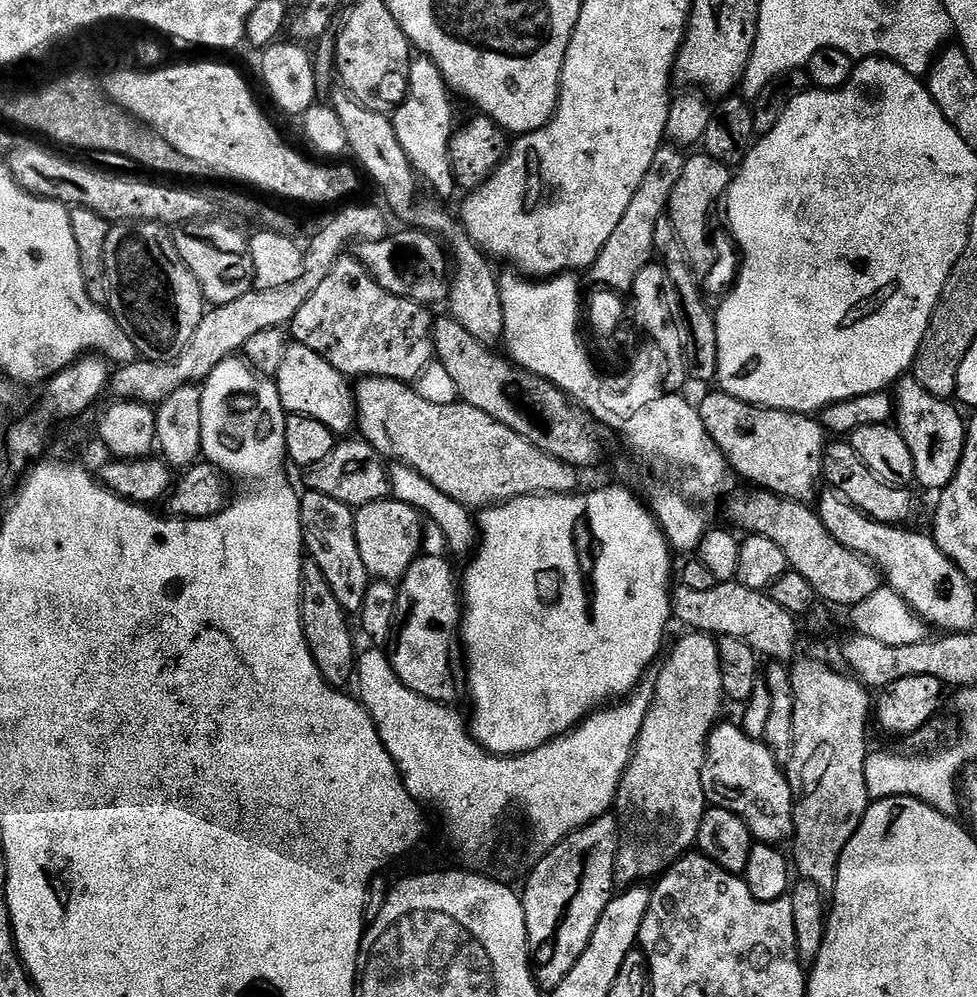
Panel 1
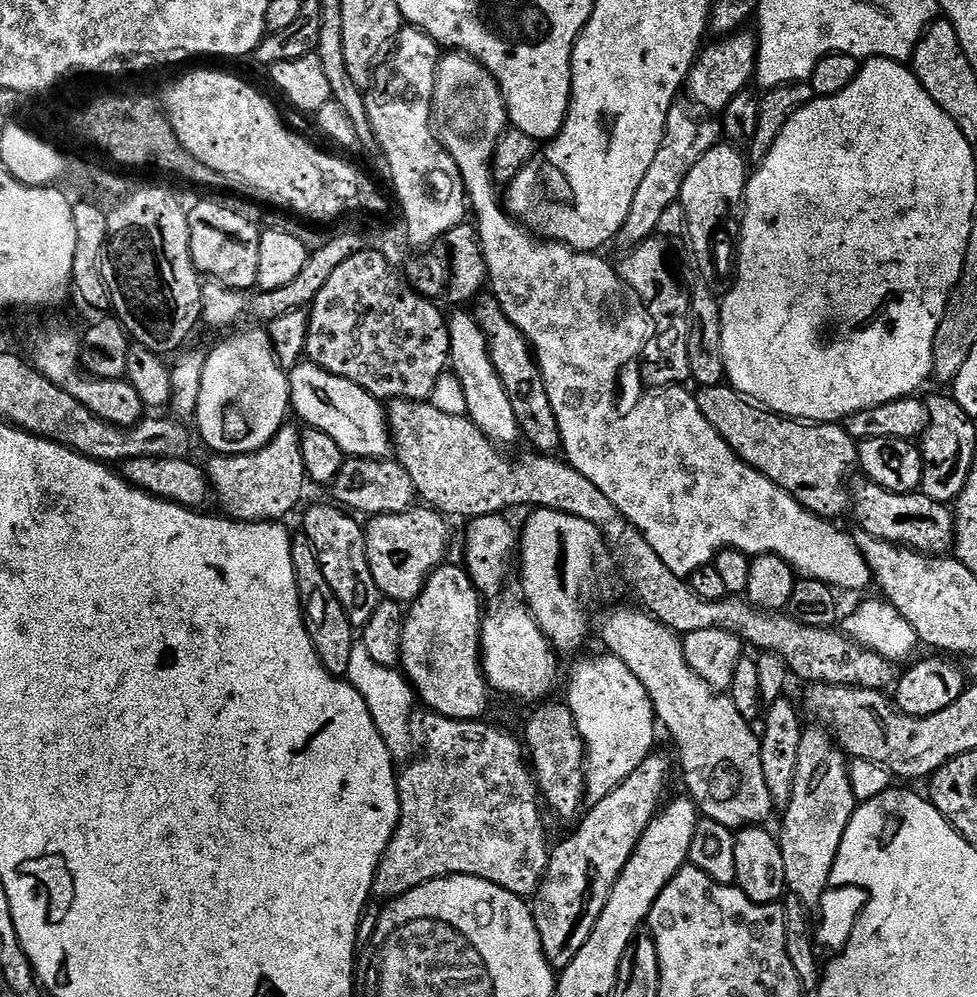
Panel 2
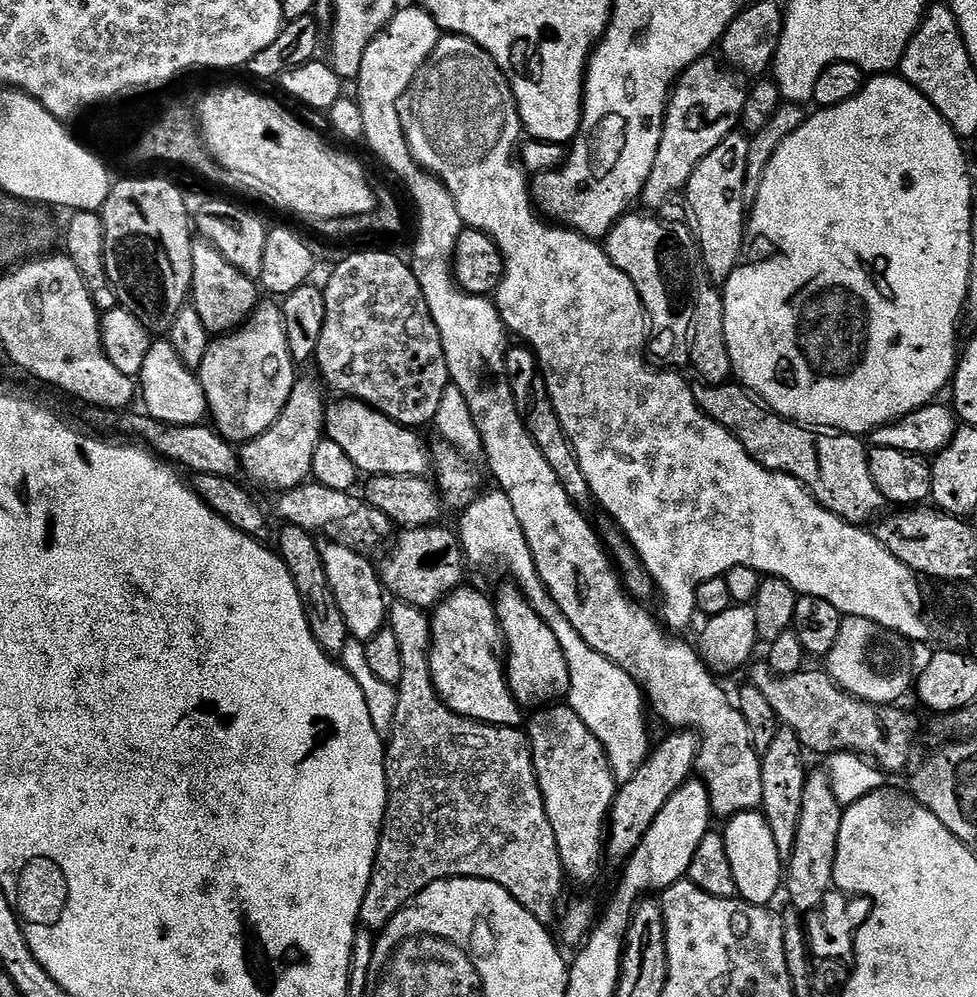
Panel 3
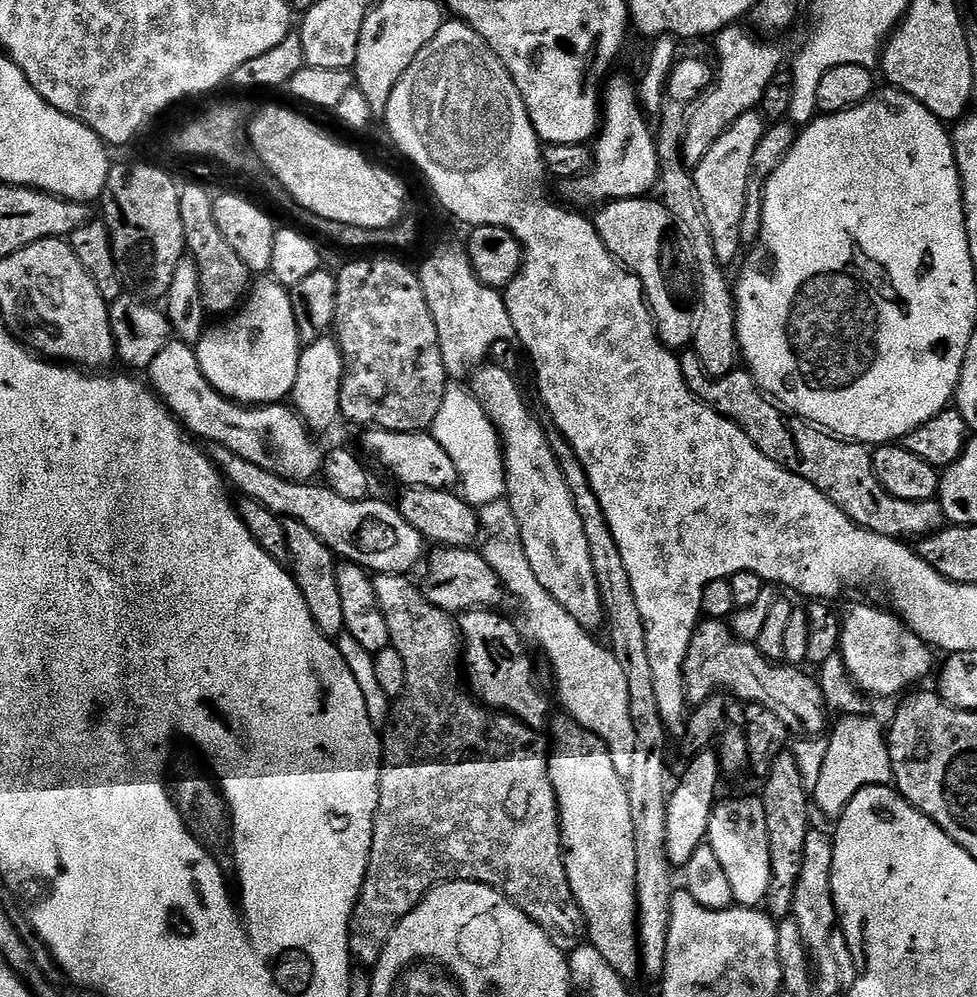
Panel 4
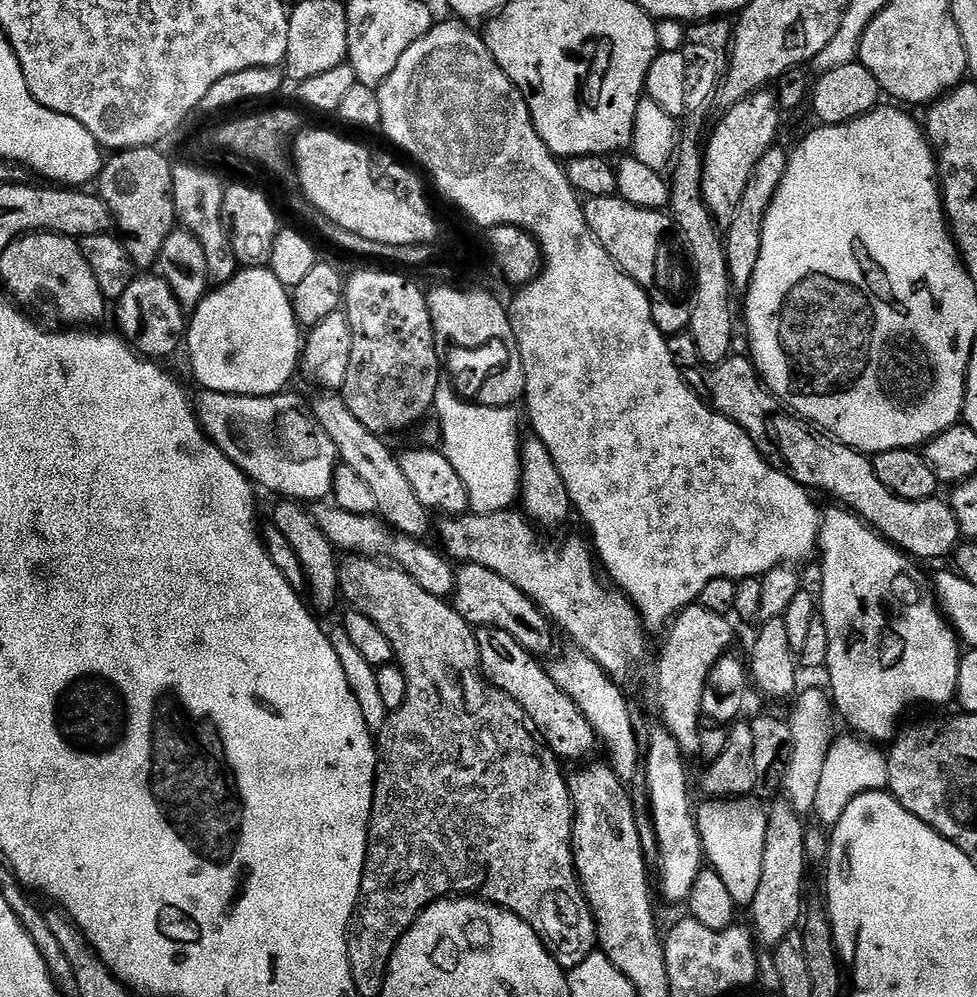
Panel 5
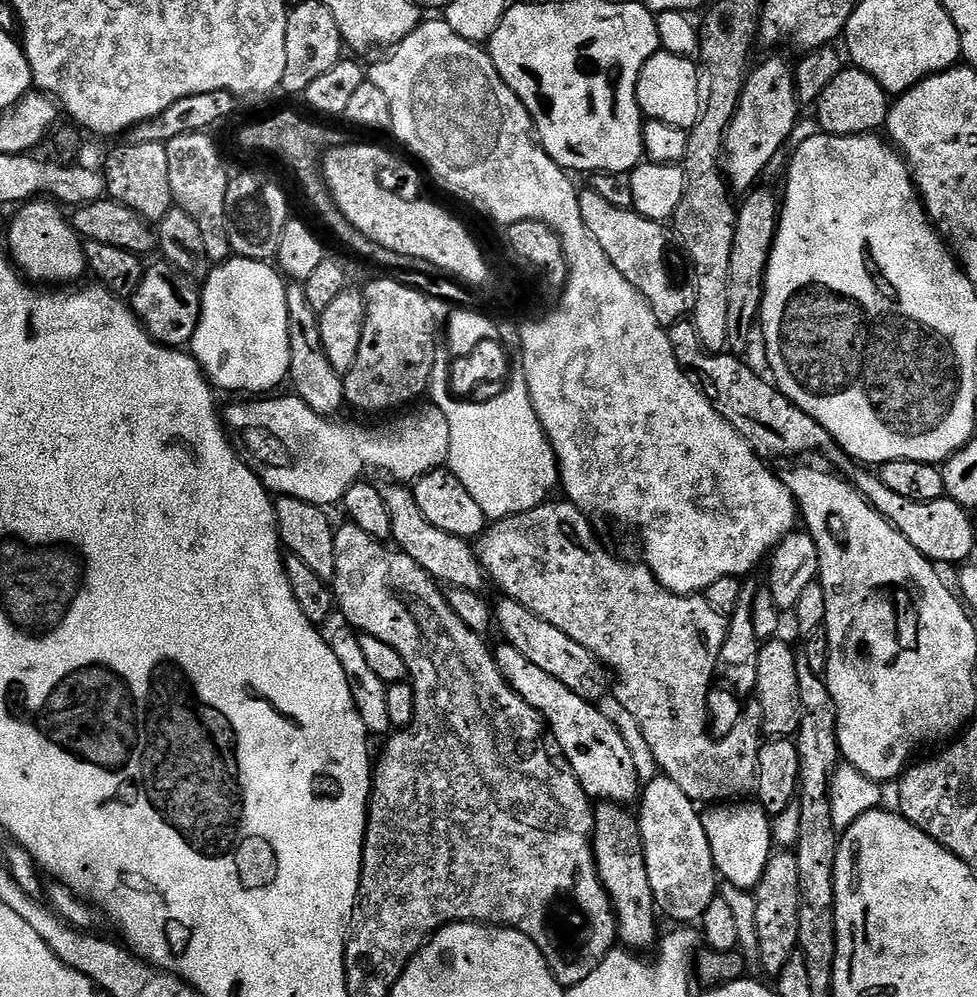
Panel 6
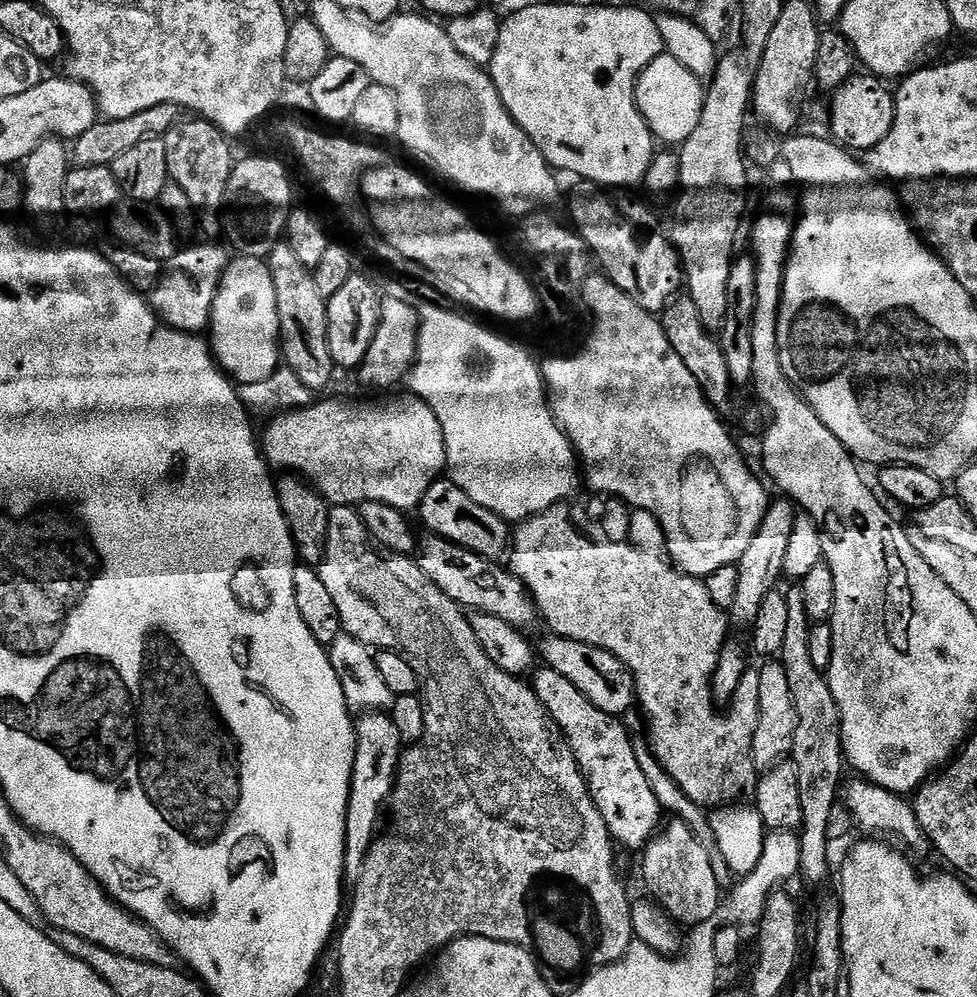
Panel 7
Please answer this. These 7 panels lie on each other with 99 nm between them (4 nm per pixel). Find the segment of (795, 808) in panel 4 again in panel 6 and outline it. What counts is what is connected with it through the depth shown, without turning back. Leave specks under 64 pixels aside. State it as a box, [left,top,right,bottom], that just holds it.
[754,851,798,978]

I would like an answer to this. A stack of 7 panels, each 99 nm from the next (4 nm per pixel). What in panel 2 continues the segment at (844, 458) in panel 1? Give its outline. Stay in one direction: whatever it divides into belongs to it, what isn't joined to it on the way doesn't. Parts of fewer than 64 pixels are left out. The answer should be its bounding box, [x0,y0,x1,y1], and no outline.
[850,474,956,556]

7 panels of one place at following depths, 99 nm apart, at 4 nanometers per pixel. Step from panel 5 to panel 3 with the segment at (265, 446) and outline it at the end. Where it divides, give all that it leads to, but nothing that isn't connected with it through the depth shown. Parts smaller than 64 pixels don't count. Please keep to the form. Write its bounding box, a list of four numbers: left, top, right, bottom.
[138,338,209,426]

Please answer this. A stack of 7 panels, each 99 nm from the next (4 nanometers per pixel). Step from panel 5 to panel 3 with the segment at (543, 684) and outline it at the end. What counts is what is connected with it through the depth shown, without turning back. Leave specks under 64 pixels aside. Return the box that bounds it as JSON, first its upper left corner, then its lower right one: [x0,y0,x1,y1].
[428,586,526,728]

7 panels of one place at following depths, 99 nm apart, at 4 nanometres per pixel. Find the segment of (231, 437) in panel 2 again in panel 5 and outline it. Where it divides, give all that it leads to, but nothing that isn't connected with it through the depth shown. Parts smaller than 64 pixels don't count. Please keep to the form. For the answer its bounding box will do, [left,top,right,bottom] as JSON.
[184,268,302,396]

